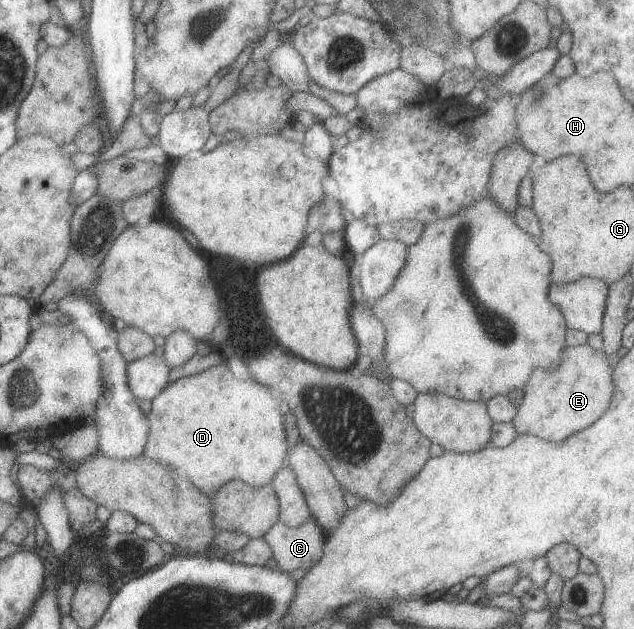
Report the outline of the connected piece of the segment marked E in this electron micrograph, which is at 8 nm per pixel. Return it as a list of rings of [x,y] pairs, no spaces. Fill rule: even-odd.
[[[587,342],[565,347],[558,367],[548,371],[536,369],[530,377],[524,389],[524,403],[518,407],[512,421],[518,434],[530,433],[546,441],[562,441],[600,419],[606,413],[606,407],[610,407],[615,385],[609,355],[604,349],[595,350]]]

